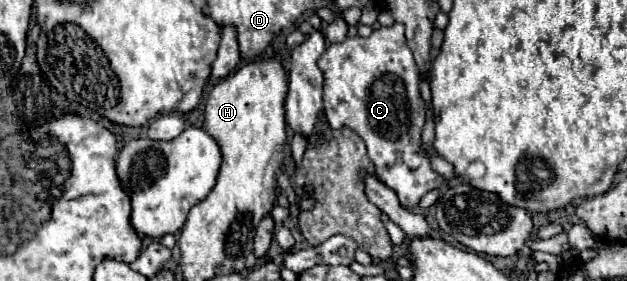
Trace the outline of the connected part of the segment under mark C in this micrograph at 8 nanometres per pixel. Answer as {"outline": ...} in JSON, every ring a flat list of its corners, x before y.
{"outline":[[394,22,388,28,374,30,368,38,354,36,338,44,330,44,320,56,318,66,324,72,324,112,330,128,352,128,366,142,368,156,376,166,378,178,398,194,404,208,416,208,420,198,426,192,440,188,444,178,434,172,430,156,422,150,420,134,426,122,426,106,420,98,420,74,416,62,412,50,406,46,404,24]]}

